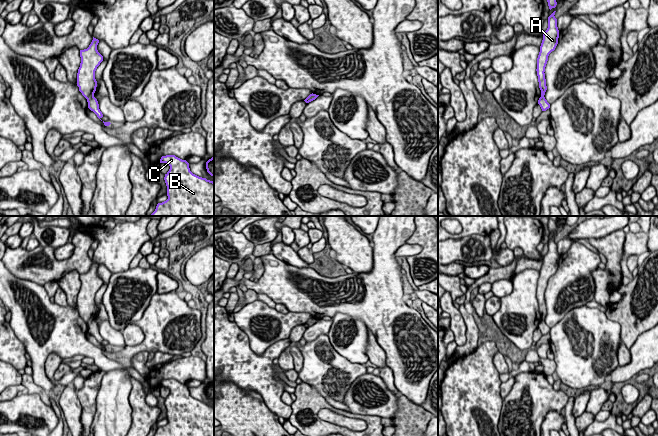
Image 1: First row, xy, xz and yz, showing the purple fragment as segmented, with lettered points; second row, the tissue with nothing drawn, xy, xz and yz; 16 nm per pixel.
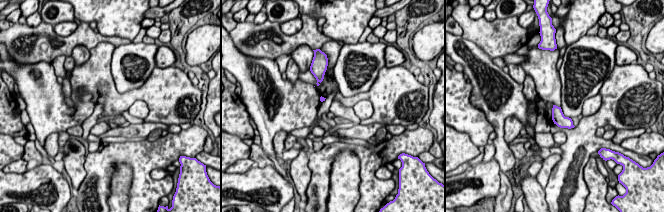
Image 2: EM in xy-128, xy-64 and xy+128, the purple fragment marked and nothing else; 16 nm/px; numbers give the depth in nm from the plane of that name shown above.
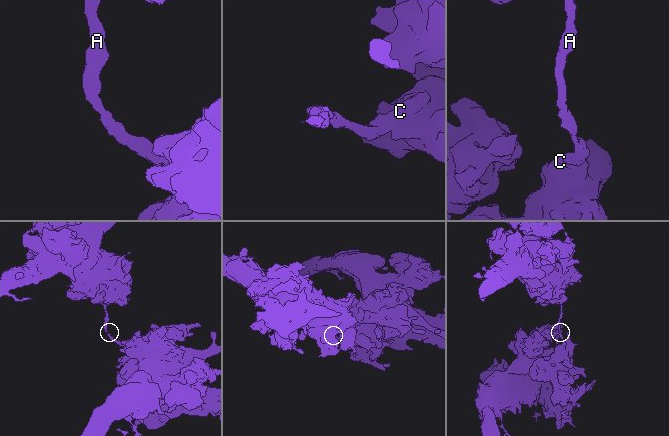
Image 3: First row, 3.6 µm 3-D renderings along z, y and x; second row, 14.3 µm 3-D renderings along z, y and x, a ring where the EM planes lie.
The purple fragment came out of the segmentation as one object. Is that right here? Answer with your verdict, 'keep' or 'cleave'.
cleave

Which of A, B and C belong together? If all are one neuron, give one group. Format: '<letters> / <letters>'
A / B C

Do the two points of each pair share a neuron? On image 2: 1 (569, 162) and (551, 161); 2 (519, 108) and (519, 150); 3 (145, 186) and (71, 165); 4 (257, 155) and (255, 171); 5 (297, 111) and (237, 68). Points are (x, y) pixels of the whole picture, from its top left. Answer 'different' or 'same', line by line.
1: different
2: different
3: different
4: different
5: same

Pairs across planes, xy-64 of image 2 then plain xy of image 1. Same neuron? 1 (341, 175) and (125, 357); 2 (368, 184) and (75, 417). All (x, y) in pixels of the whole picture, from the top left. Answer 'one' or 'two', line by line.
1: one
2: two

